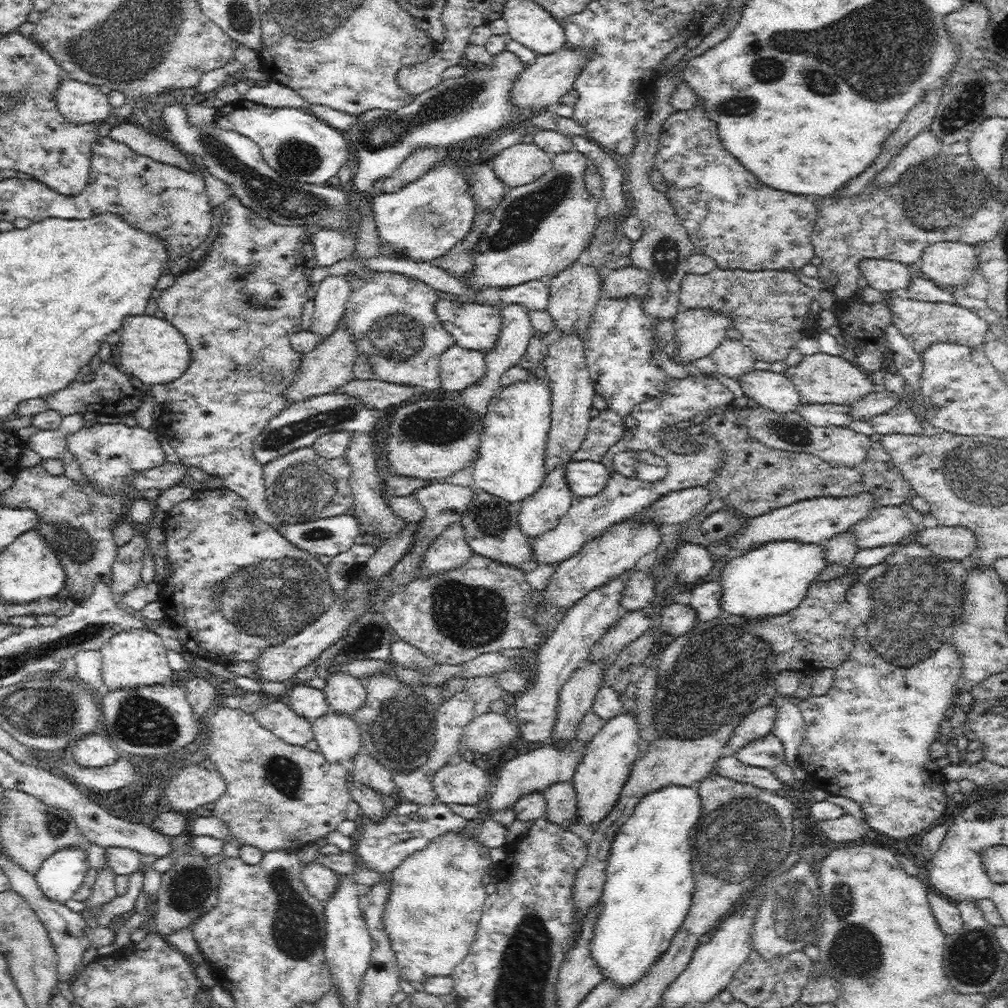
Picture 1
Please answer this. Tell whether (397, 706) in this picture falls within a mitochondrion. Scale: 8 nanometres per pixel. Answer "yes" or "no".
yes

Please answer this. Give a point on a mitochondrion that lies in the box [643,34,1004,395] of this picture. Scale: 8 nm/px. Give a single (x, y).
(942, 196)

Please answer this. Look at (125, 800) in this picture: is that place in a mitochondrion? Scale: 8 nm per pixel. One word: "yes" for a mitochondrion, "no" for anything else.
no

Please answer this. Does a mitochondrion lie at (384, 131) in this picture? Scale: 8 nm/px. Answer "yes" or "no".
yes

